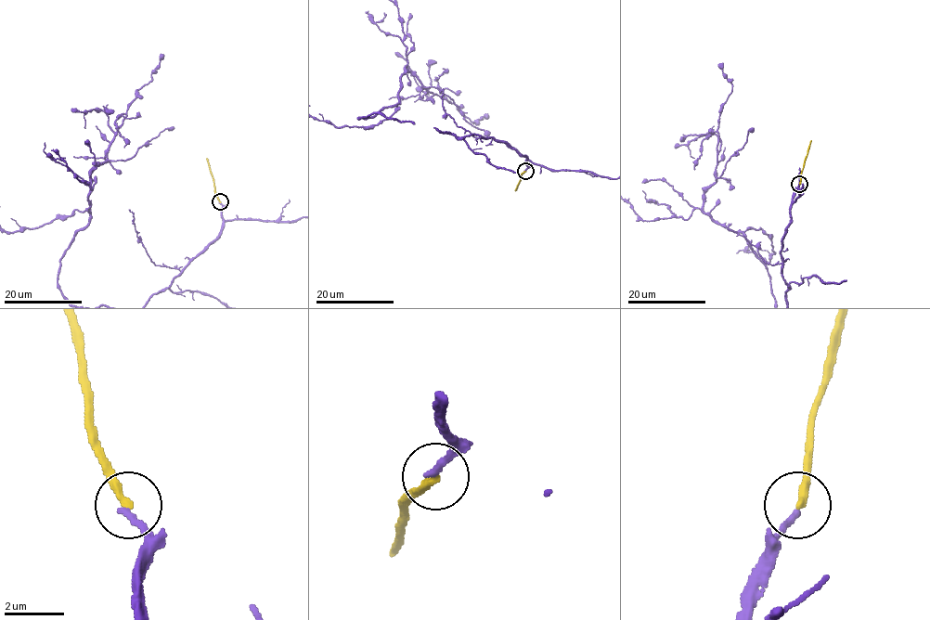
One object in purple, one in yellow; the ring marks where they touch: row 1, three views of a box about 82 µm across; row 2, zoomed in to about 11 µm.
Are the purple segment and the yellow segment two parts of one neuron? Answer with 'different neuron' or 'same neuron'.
different neuron

